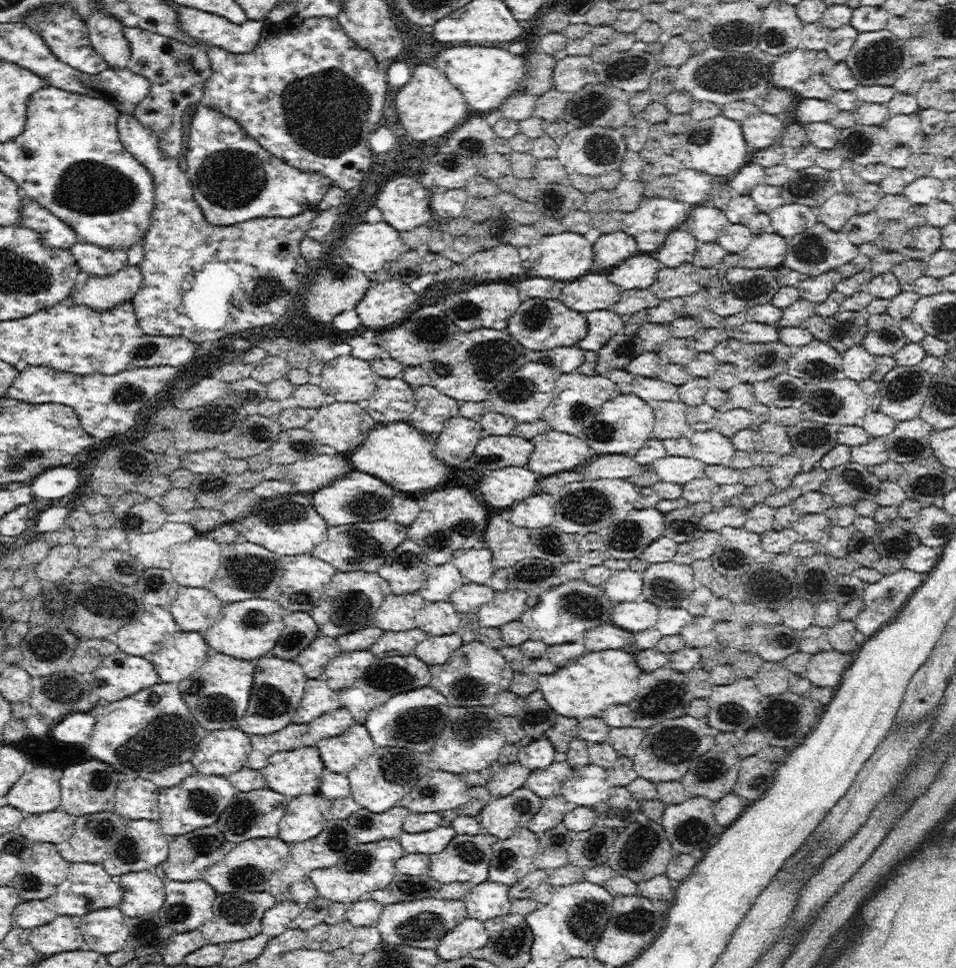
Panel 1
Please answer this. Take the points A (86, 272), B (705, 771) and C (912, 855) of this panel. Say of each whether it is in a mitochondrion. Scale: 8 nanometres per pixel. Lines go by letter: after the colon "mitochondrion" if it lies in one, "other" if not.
A: other
B: mitochondrion
C: other

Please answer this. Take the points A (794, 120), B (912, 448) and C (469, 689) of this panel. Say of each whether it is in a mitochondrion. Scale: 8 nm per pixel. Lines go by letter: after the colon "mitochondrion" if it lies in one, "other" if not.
A: other
B: mitochondrion
C: mitochondrion

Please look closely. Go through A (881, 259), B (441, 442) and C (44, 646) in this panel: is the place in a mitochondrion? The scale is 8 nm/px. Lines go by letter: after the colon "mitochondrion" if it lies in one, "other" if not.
A: other
B: other
C: mitochondrion

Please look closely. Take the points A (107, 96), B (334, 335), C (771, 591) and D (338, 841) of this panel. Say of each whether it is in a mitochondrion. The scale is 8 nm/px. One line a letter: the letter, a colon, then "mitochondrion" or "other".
A: other
B: other
C: other
D: mitochondrion

